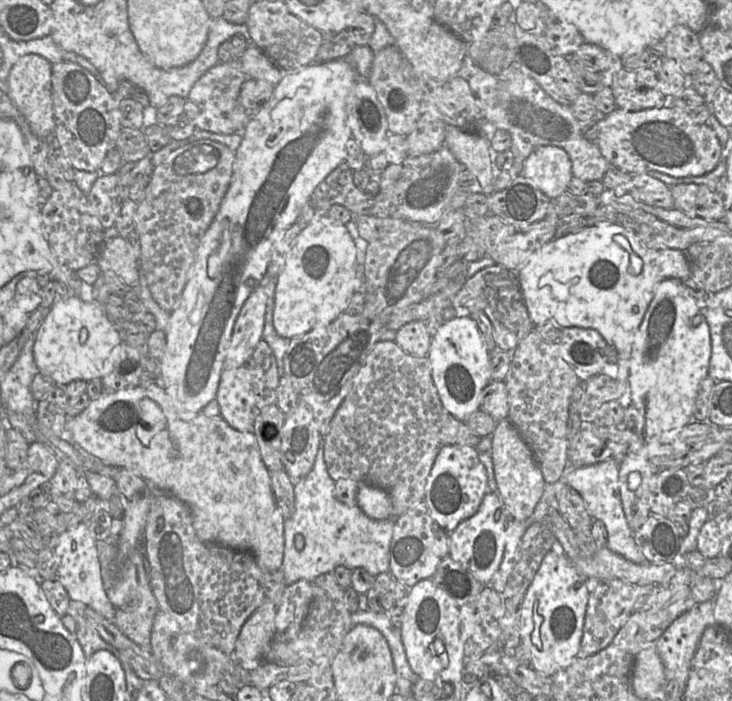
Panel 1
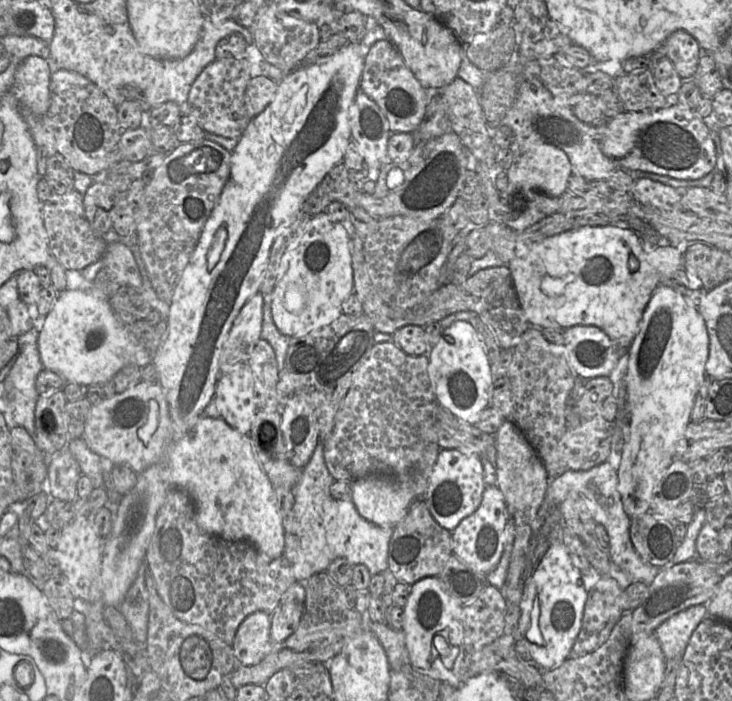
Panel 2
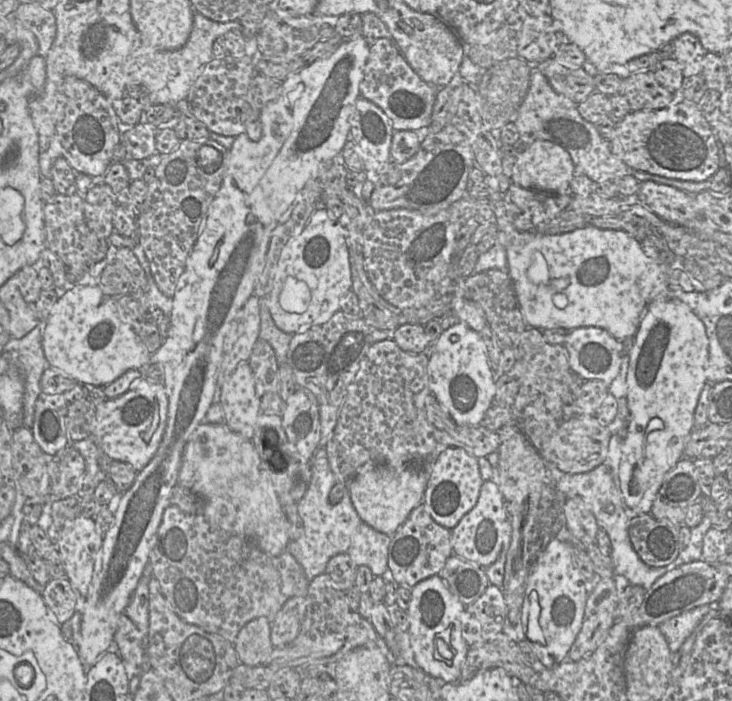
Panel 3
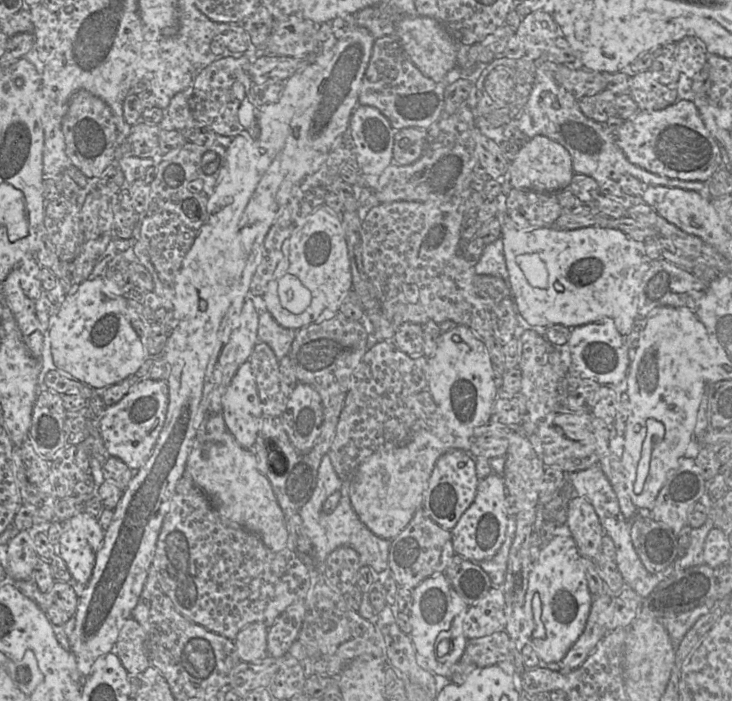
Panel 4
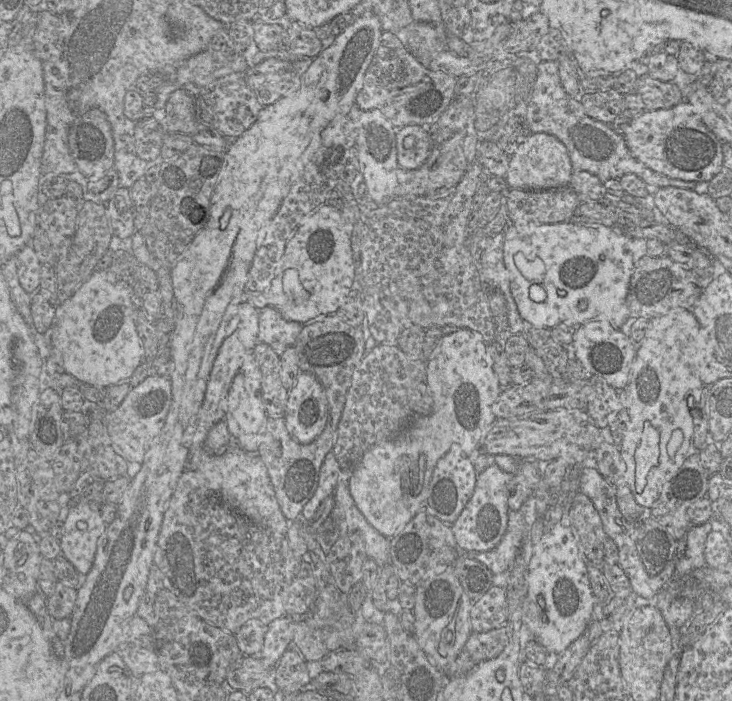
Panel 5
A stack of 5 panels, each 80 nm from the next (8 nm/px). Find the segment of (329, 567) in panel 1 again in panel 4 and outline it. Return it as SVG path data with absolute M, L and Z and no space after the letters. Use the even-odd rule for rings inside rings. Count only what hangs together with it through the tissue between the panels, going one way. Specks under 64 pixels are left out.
M323 456L317 474L317 482L310 499L300 508L305 532L313 546L313 560L317 567L323 566L327 556L340 546L350 546L359 555L360 564L369 566L377 575L389 573L389 551L391 541L376 536L360 520L354 511L349 496L350 480L341 480L336 473L330 456ZM340 490L341 499L331 513L322 510L323 504L329 495Z

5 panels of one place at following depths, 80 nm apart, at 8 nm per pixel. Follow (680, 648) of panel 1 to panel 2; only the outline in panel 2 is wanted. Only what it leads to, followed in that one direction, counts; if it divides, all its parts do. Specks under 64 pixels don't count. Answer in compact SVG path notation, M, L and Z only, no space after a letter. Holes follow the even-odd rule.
M698 604L664 621L655 631L667 661L682 661L692 647L698 626L711 614L707 604Z

